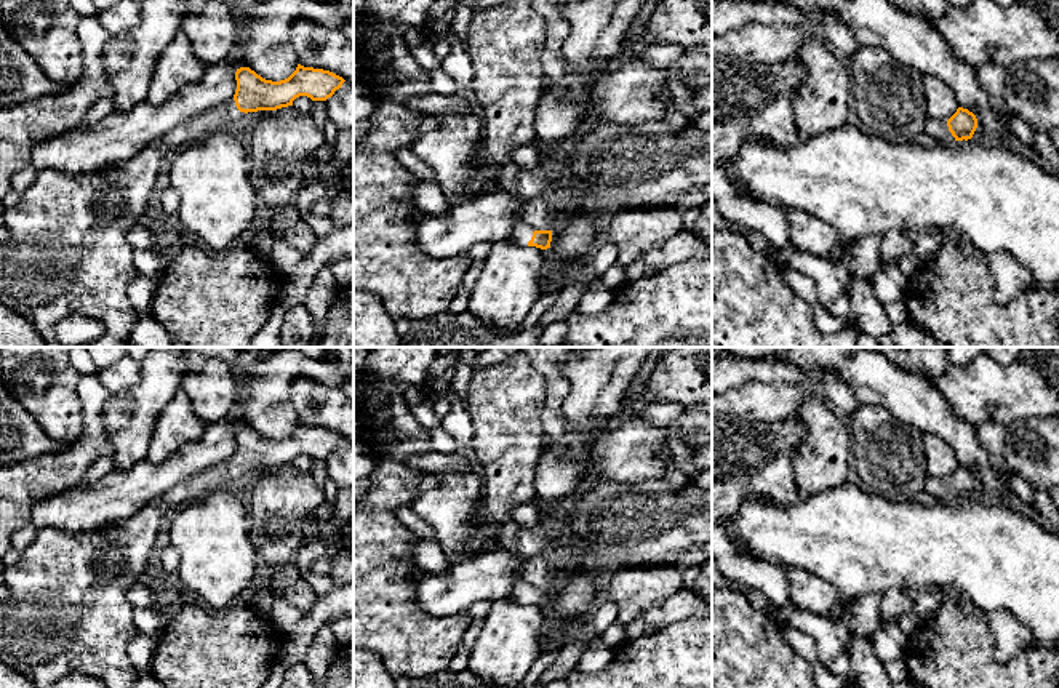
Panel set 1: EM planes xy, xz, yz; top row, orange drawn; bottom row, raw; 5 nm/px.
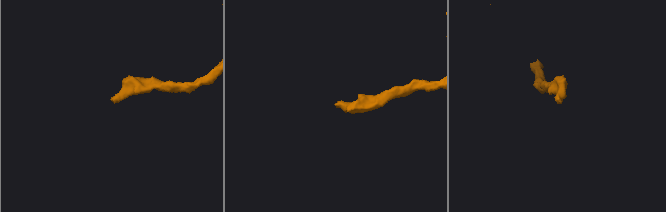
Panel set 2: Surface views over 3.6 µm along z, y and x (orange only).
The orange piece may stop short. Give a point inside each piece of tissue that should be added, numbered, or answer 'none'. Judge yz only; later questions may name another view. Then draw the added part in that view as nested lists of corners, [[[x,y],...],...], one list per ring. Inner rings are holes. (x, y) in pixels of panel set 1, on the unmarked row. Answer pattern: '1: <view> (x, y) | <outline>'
1: yz (936, 490) | [[[926,477],[926,483],[923,486],[920,501],[923,504],[944,504],[944,506],[950,506],[955,501],[961,501],[957,499],[952,491],[949,490],[947,480],[944,478],[936,478],[936,477]]]

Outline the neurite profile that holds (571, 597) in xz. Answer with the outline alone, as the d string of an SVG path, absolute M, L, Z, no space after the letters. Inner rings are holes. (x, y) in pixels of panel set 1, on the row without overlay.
M565 562L566 574L552 589L552 616L573 622L592 605L597 594L597 570L581 562Z

